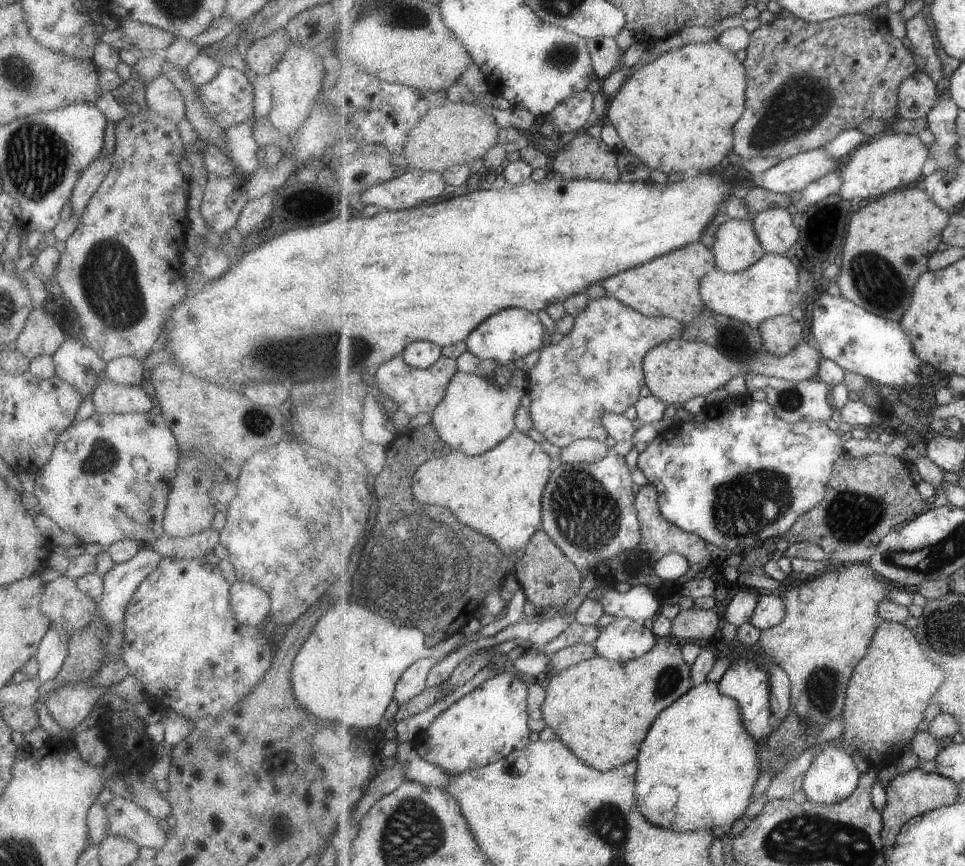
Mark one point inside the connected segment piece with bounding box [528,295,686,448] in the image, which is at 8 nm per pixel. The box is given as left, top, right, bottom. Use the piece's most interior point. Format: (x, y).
(598, 368)

